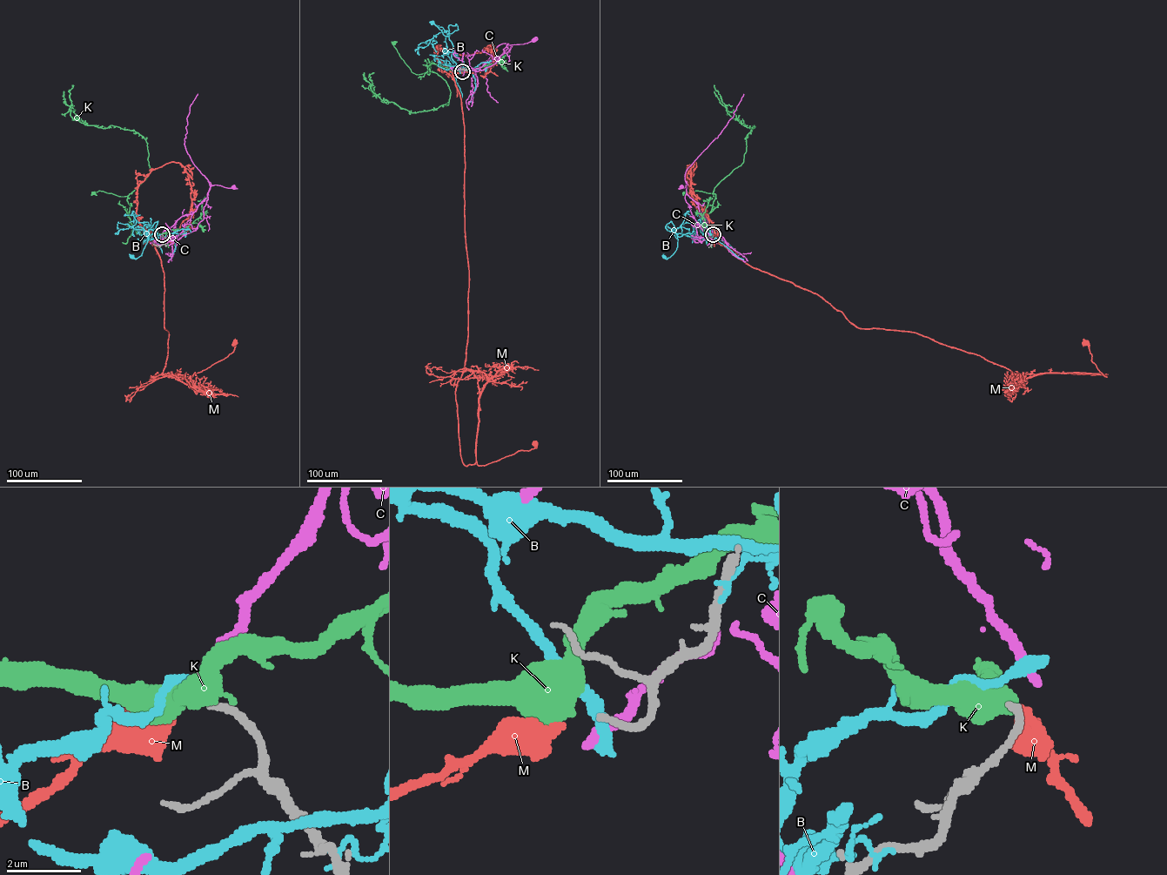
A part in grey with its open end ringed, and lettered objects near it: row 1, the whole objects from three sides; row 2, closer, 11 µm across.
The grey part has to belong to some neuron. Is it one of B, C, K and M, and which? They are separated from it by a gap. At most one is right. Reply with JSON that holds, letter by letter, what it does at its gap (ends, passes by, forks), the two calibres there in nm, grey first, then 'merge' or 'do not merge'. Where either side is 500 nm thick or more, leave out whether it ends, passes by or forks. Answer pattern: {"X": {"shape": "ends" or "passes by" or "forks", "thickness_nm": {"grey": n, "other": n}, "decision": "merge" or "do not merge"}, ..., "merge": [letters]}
{"B": {"shape": "passes by", "thickness_nm": {"grey": 180, "other": 280}, "decision": "do not merge"}, "C": {"shape": "ends", "thickness_nm": {"grey": 180, "other": 280}, "decision": "do not merge"}, "K": {"thickness_nm": {"grey": 180, "other": 750}, "decision": "merge"}, "M": {"shape": "ends", "thickness_nm": {"grey": 180, "other": 360}, "decision": "do not merge"}, "merge": ["K"]}

